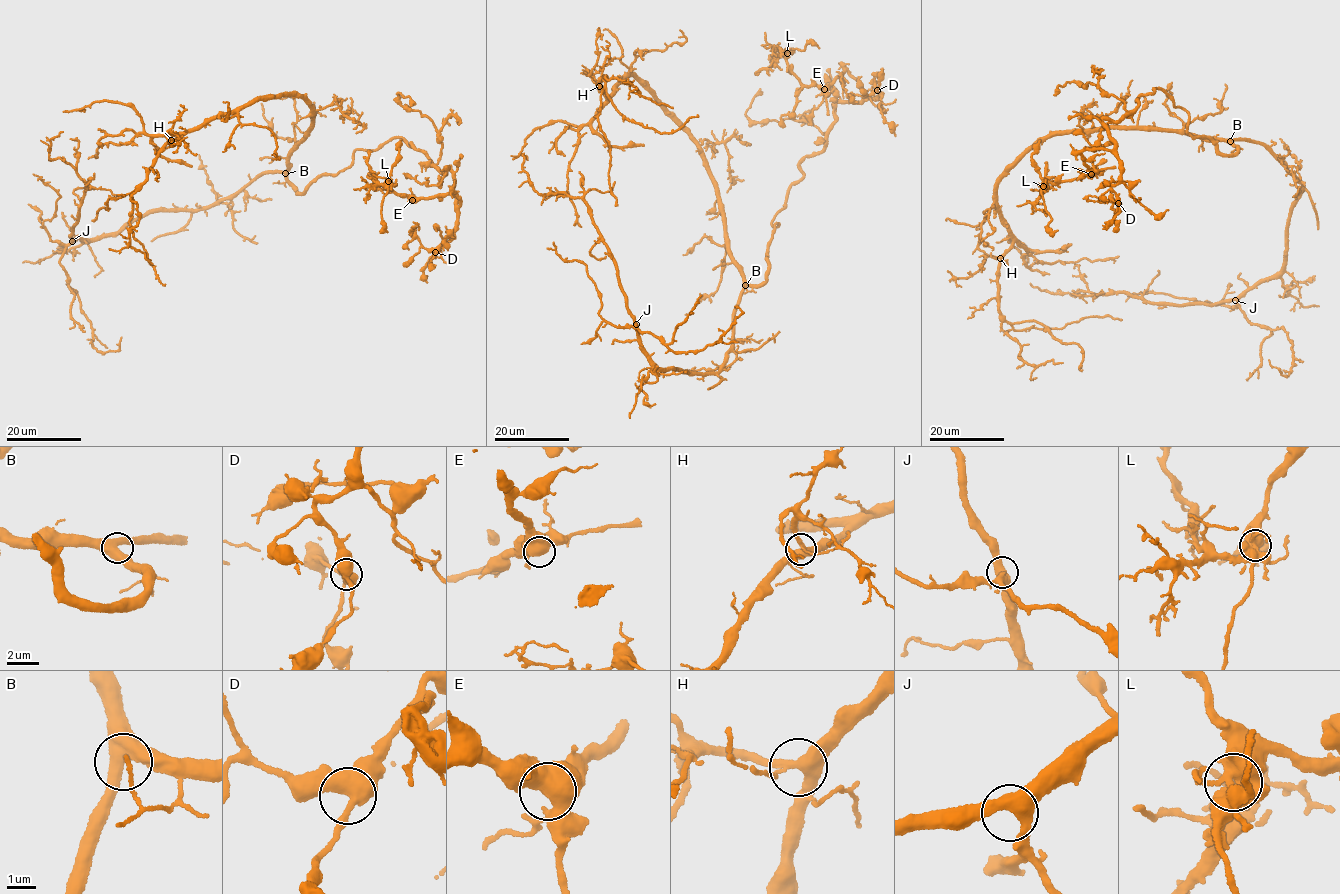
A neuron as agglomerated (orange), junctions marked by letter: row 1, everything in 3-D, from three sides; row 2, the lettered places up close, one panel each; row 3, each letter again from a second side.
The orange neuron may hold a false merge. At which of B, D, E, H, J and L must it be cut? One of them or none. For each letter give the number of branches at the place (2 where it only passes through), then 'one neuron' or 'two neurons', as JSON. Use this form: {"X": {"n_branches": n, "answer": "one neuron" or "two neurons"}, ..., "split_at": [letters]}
{"B": {"n_branches": 3, "answer": "one neuron"}, "D": {"n_branches": 3, "answer": "one neuron"}, "E": {"n_branches": 3, "answer": "one neuron"}, "H": {"n_branches": 4, "answer": "one neuron"}, "J": {"n_branches": 3, "answer": "one neuron"}, "L": {"n_branches": 6, "answer": "two neurons"}, "split_at": ["L"]}

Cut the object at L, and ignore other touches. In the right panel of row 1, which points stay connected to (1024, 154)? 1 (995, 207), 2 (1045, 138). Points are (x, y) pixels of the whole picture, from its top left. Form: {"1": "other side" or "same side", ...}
{"1": "same side", "2": "same side"}

